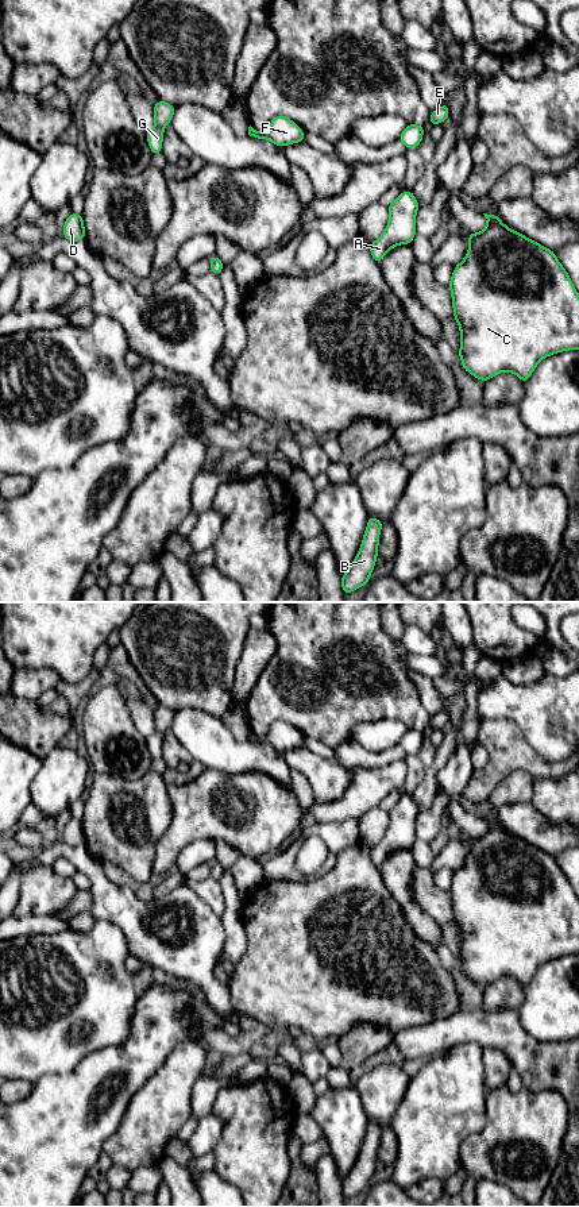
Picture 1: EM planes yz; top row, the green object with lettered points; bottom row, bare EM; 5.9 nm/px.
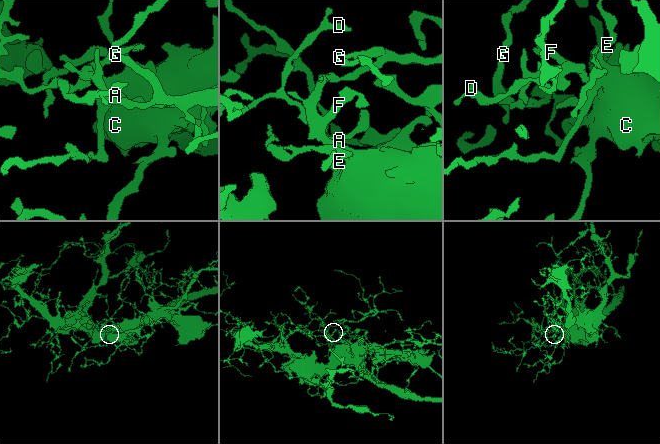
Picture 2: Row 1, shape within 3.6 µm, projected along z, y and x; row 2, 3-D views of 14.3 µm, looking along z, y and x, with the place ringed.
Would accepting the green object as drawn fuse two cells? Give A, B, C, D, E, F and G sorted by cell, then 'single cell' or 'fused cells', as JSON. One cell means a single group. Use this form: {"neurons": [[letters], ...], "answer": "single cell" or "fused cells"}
{"neurons": [["A", "B", "C", "D", "E", "F", "G"]], "answer": "single cell"}

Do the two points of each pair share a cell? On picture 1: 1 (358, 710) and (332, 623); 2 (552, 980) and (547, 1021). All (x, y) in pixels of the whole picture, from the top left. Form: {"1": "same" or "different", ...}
{"1": "same", "2": "same"}

